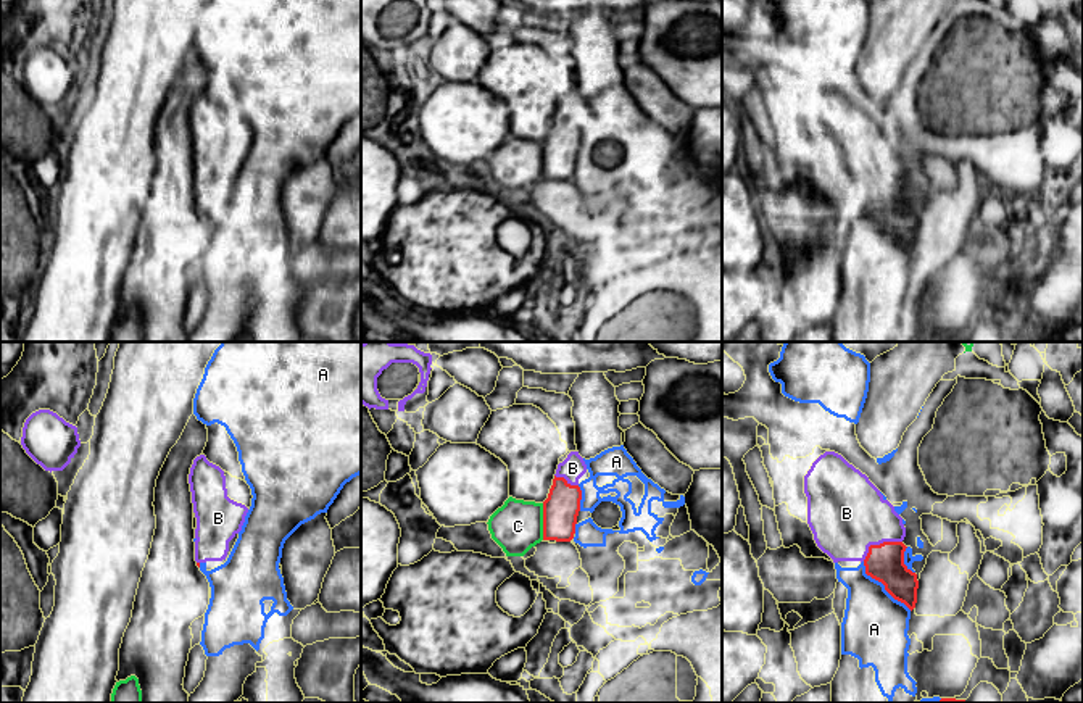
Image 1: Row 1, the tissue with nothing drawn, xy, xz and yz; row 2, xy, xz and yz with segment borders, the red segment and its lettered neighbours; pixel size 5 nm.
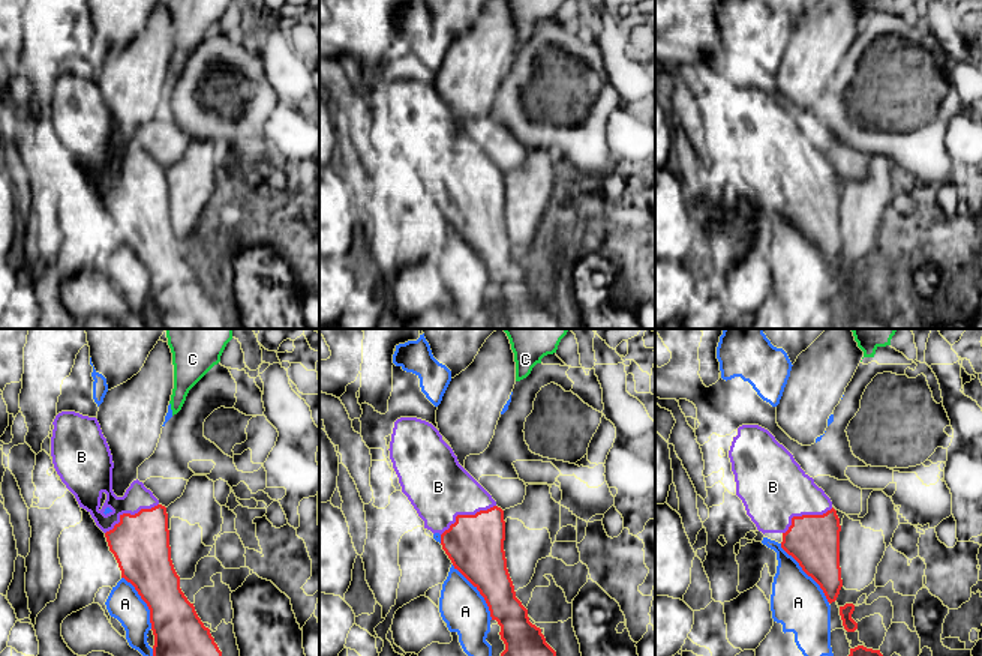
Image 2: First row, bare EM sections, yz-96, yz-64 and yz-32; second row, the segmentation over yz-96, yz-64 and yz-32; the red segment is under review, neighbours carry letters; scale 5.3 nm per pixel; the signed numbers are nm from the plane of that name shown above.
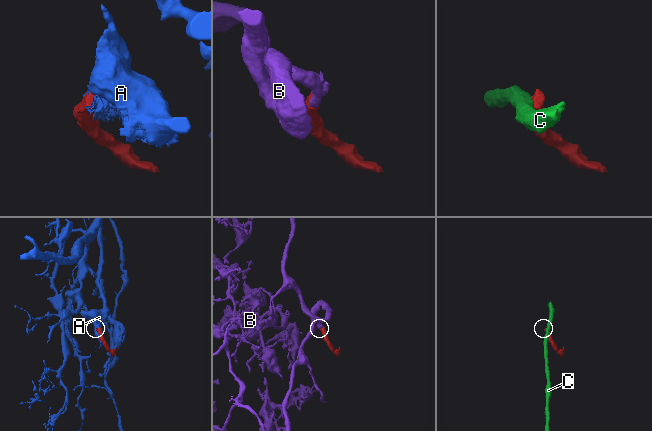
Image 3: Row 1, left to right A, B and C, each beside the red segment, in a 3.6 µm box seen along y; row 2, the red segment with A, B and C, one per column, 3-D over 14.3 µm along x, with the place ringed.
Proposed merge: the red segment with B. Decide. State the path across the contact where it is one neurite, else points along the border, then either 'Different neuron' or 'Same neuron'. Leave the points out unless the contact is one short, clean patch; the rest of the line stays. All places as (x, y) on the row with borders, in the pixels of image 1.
Path across: yz (885, 563), (880, 544), (846, 513). Same neuron

